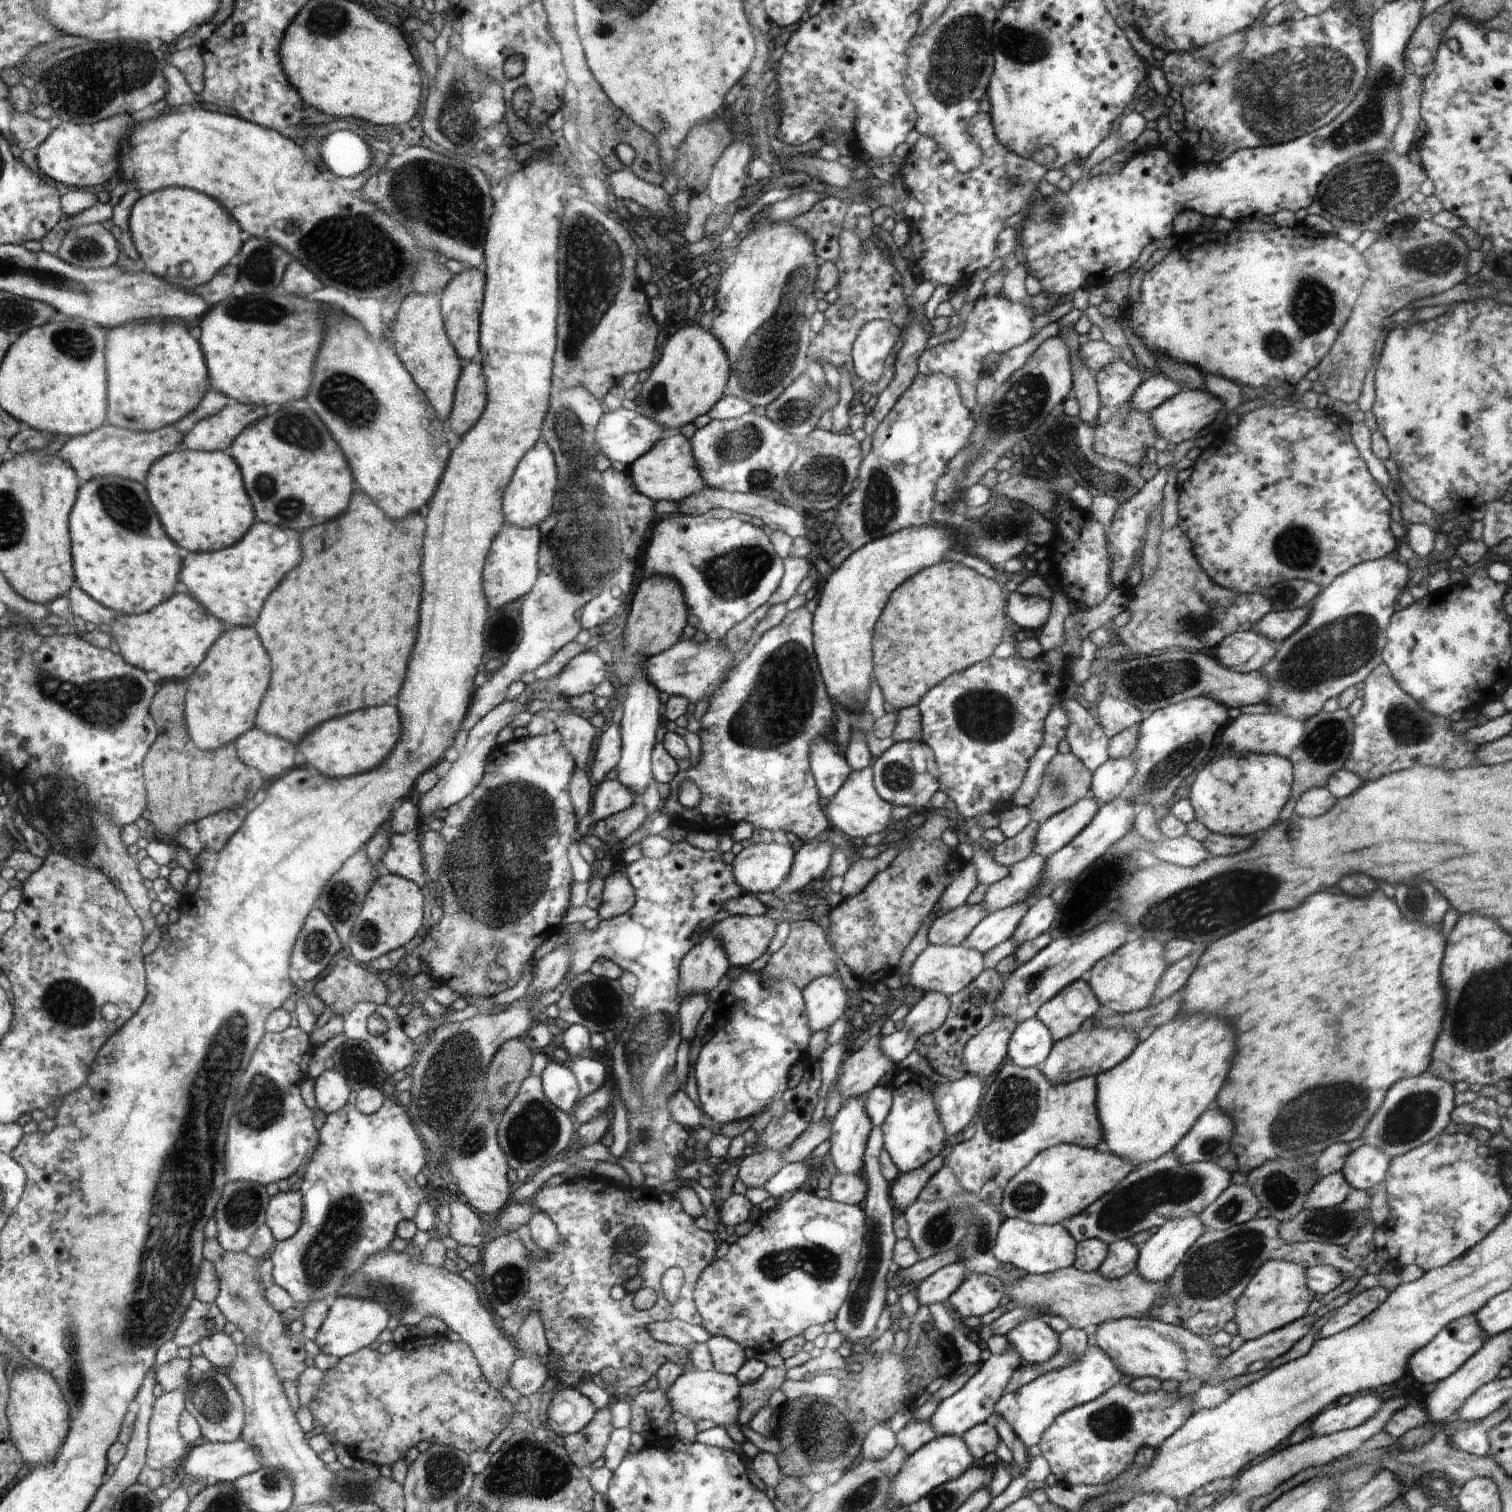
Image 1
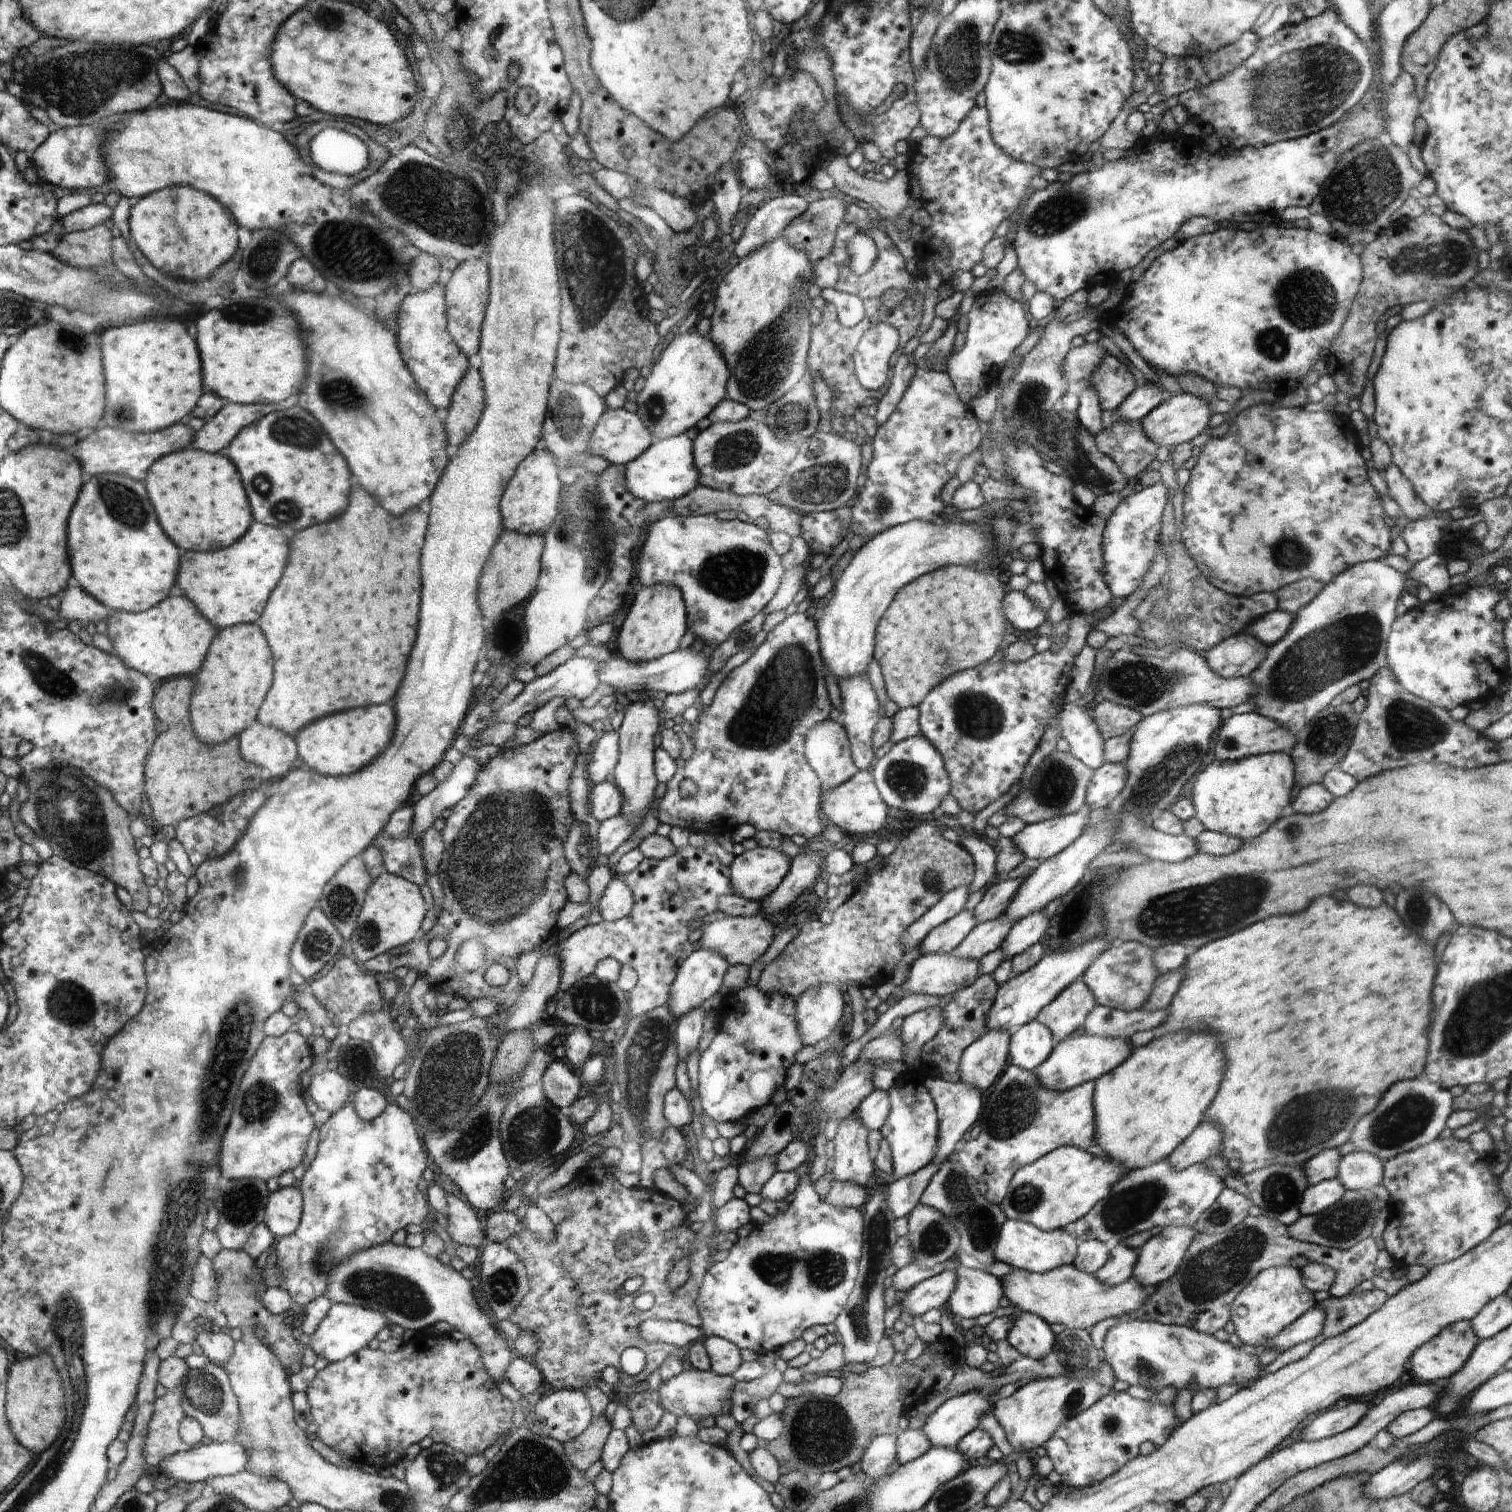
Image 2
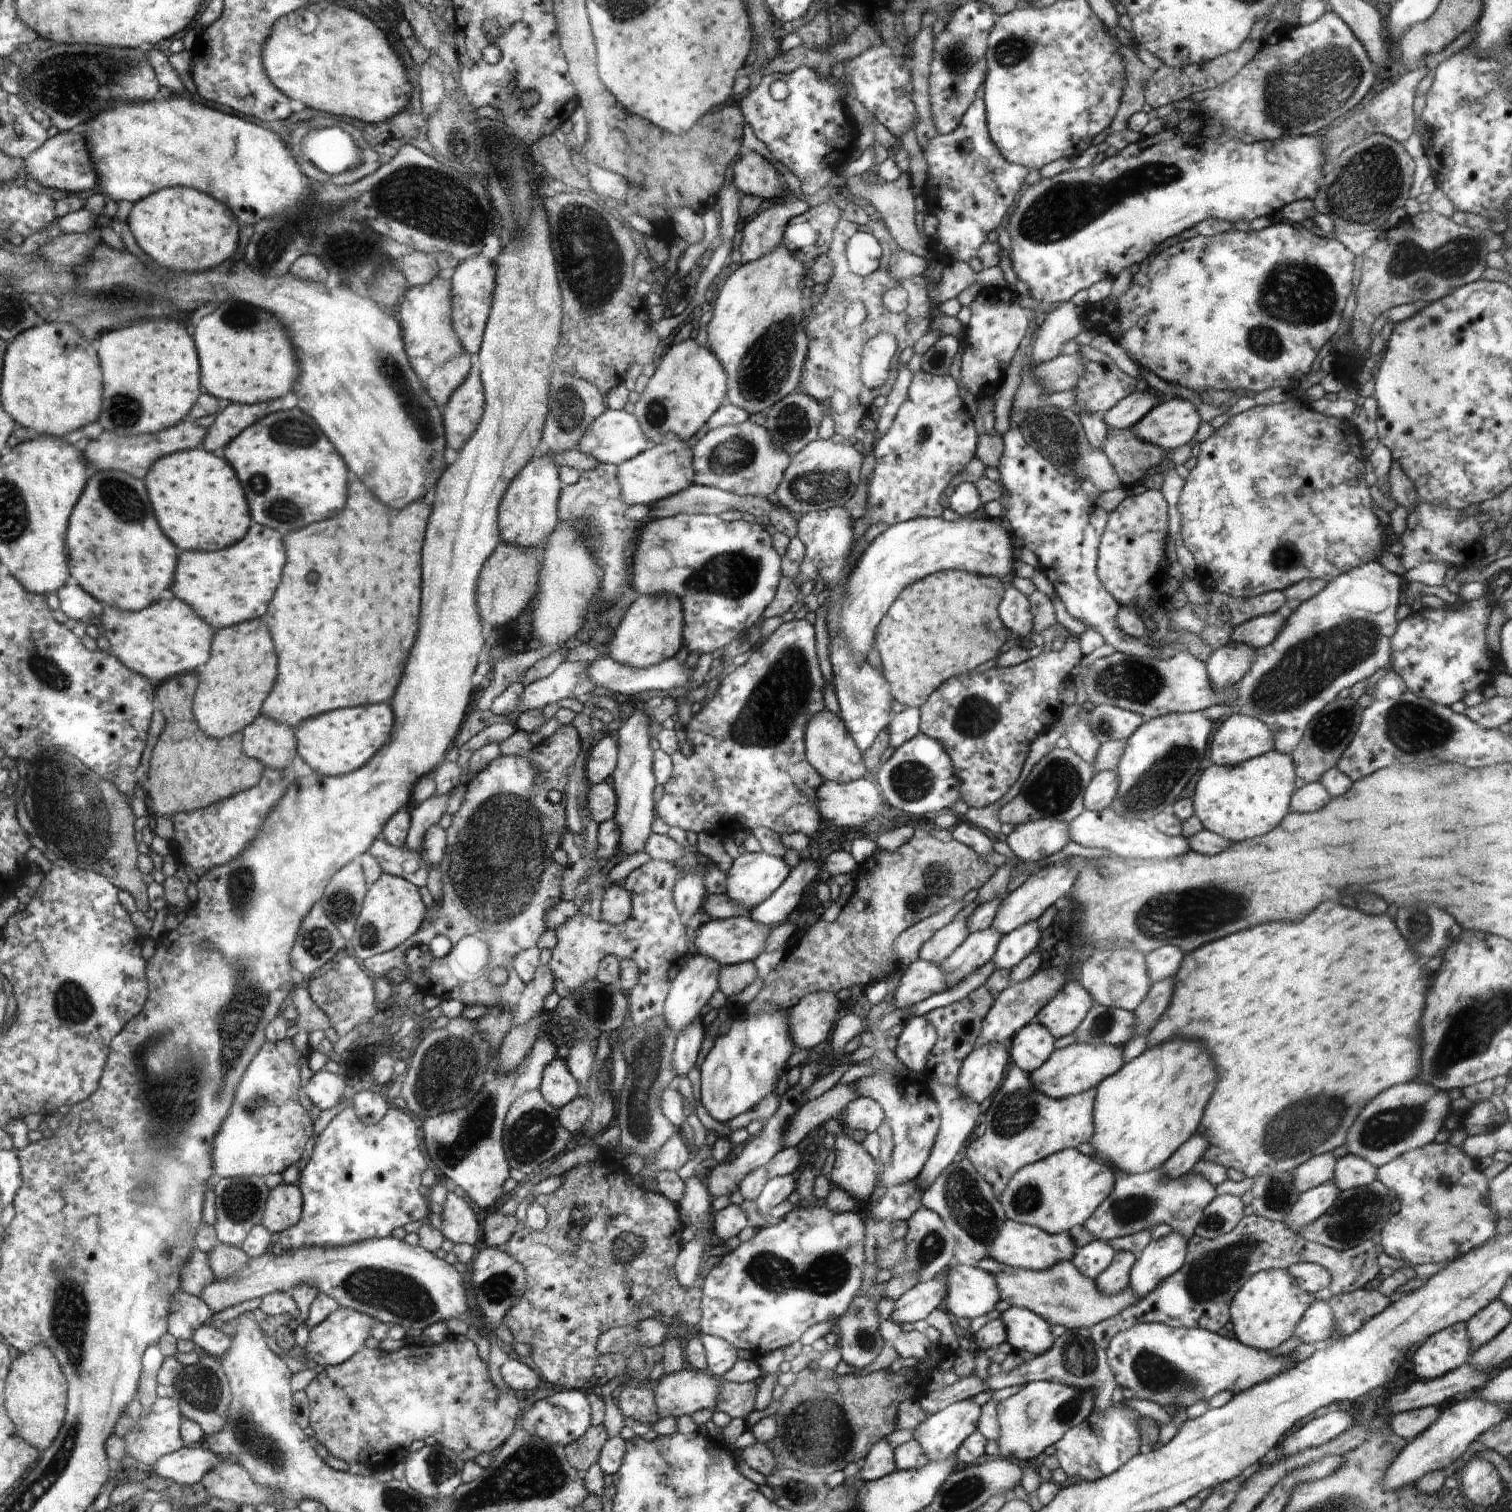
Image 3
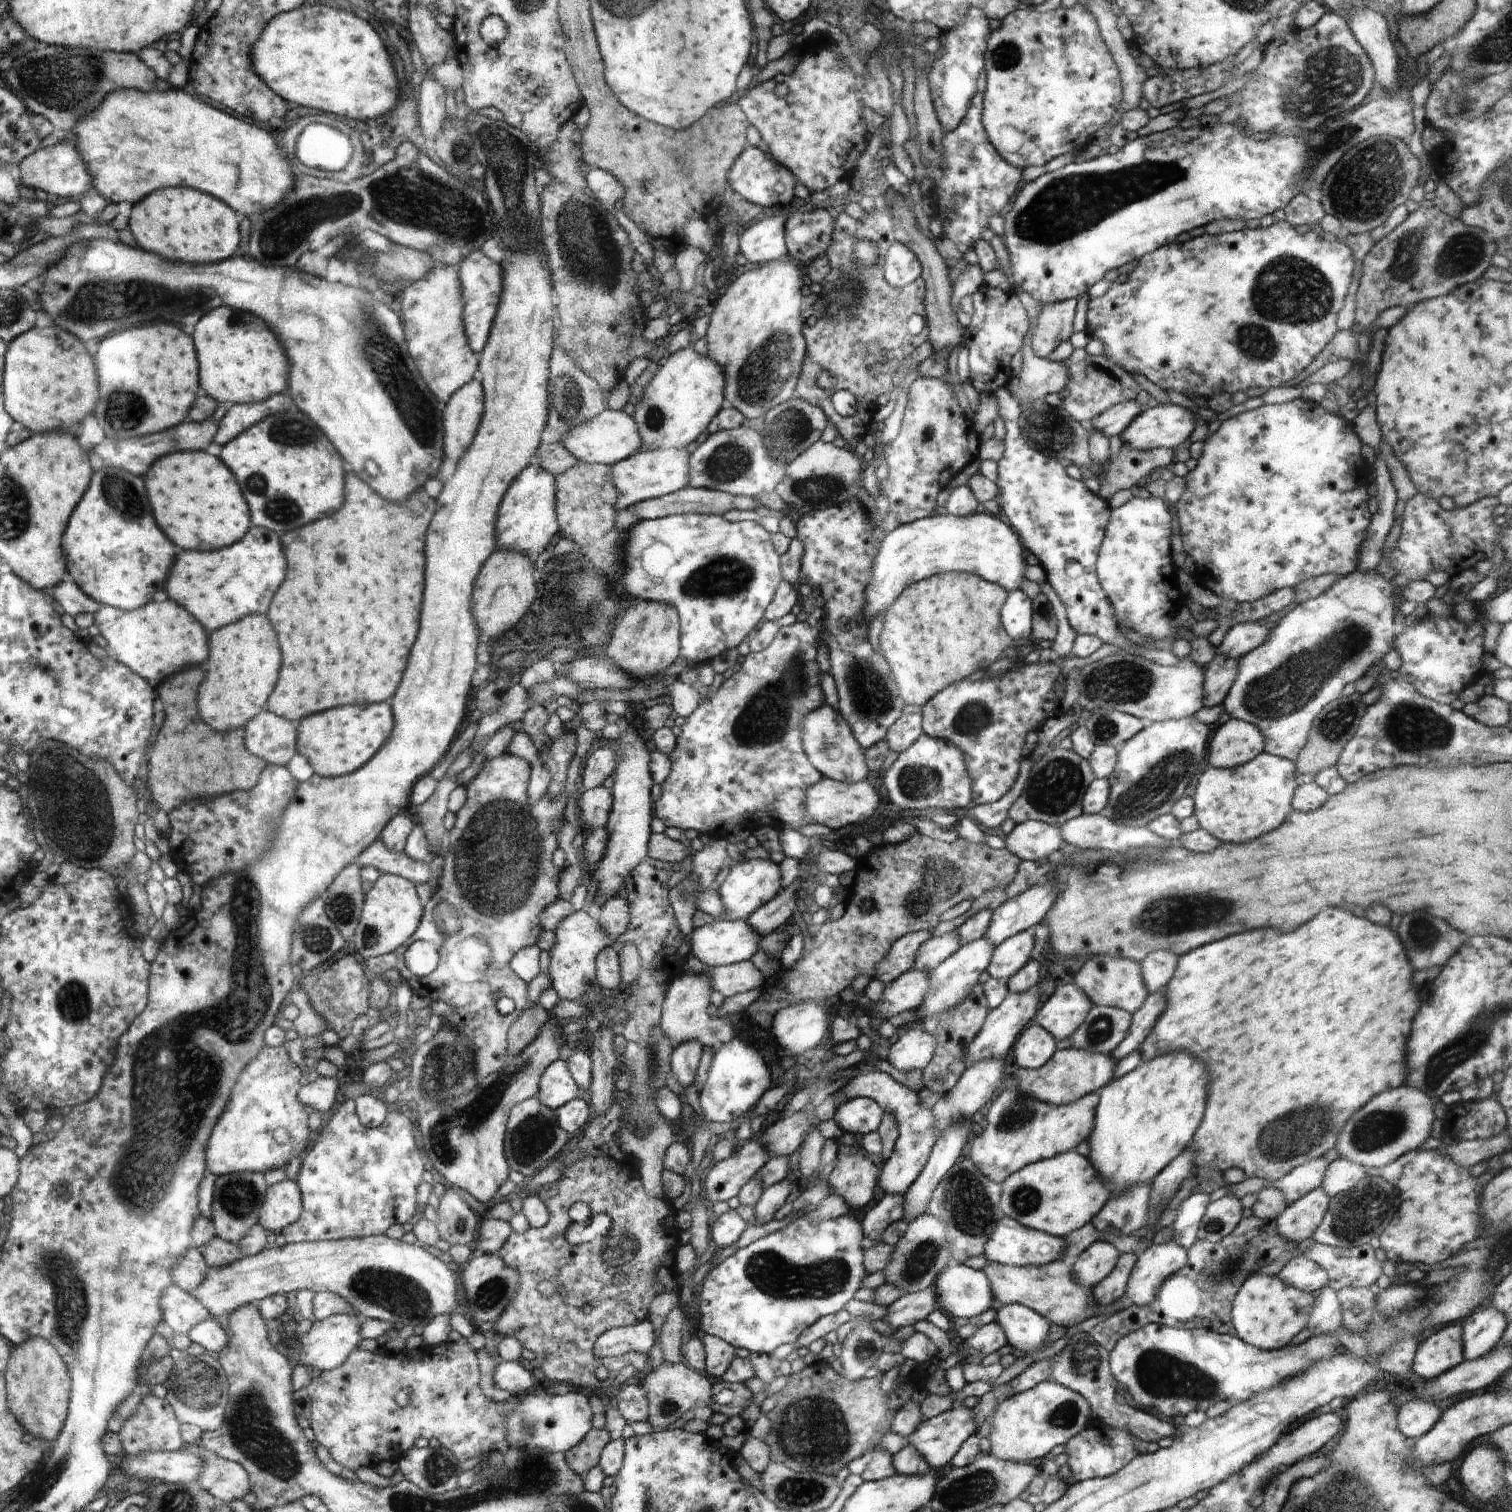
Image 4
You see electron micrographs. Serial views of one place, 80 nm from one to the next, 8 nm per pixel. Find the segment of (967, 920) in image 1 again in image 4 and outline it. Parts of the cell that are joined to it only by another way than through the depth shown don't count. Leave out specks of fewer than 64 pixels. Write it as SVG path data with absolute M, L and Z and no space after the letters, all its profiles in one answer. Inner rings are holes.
M952 933L931 936L918 949L913 968L931 971L946 958L954 954L958 948L958 941L952 938Z

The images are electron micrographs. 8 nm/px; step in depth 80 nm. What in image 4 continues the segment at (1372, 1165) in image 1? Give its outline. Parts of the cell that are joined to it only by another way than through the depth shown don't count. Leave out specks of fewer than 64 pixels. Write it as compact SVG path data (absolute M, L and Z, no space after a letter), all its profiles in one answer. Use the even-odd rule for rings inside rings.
M1338 1159L1325 1170L1320 1188L1330 1197L1350 1190L1359 1180L1368 1177L1362 1165Z

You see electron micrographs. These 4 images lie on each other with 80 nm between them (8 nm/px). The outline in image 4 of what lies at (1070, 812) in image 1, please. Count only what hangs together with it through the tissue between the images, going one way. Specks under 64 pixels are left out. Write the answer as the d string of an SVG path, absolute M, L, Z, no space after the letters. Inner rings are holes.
M1029 820L1016 824L1007 834L1005 848L1022 860L1054 857L1063 846L1059 825Z

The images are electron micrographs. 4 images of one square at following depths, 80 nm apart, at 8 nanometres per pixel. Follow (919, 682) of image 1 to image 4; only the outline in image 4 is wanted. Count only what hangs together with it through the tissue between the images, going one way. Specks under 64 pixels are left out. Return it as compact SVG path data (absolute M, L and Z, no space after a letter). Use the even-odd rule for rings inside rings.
M948 571L922 579L900 592L884 614L884 624L879 637L880 651L888 660L899 697L906 704L924 706L943 688L973 675L981 675L998 660L998 656L1006 648L1019 645L1005 631L1000 620L1000 609L1007 596L1007 590L1000 585L988 582L977 574L958 571Z

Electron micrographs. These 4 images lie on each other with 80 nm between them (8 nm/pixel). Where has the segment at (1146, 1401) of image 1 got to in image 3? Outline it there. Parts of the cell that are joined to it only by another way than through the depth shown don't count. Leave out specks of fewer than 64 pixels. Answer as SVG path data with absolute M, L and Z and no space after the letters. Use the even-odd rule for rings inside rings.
M1124 1401L1113 1404L1103 1415L1094 1412L1078 1426L1066 1431L1066 1434L1055 1442L1054 1456L1059 1466L1066 1472L1069 1484L1082 1481L1095 1481L1116 1472L1125 1462L1136 1456L1141 1447L1138 1432L1138 1419L1142 1417L1132 1410Z

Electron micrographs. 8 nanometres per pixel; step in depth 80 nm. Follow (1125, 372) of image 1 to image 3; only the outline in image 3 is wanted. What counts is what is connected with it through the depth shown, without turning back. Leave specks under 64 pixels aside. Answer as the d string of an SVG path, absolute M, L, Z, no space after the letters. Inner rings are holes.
M1082 345L1077 354L1083 359L1084 370L1079 374L1072 391L1075 402L1070 406L1076 414L1083 411L1094 415L1103 415L1111 409L1121 398L1135 391L1137 381L1124 373L1116 363L1106 354L1098 351L1090 345Z

